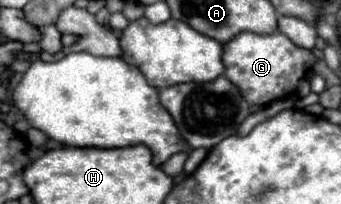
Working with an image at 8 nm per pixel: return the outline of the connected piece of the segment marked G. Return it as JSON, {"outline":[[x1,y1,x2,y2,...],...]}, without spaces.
{"outline":[[238,33,234,39,224,43,224,53,222,53,224,75,232,83,236,83,236,87,240,87,240,93,244,95,244,99,248,99,250,105,258,107,294,93,298,83,308,77,308,71,312,69,314,61,316,57,312,51,296,47,282,33,272,33,272,35]]}

